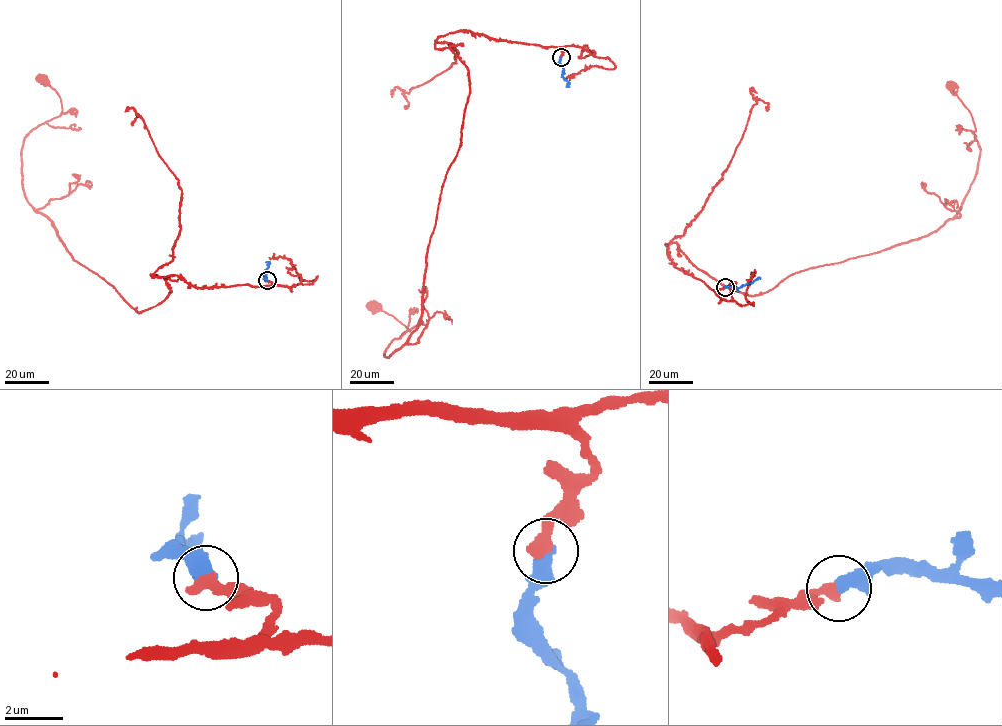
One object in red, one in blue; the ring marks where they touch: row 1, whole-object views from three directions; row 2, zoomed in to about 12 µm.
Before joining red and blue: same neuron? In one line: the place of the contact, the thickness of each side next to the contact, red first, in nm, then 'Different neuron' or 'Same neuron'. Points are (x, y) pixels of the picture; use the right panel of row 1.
Place: (725, 287). Thickness 480 nm (red) against 550 nm. Same neuron

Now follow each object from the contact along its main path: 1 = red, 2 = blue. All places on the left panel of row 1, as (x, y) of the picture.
1: (267, 280), (151, 274), (171, 291), (139, 312), (75, 260), (23, 185), (25, 135), (62, 112), (41, 79)
2: (267, 280), (263, 274), (269, 266), (265, 262)

